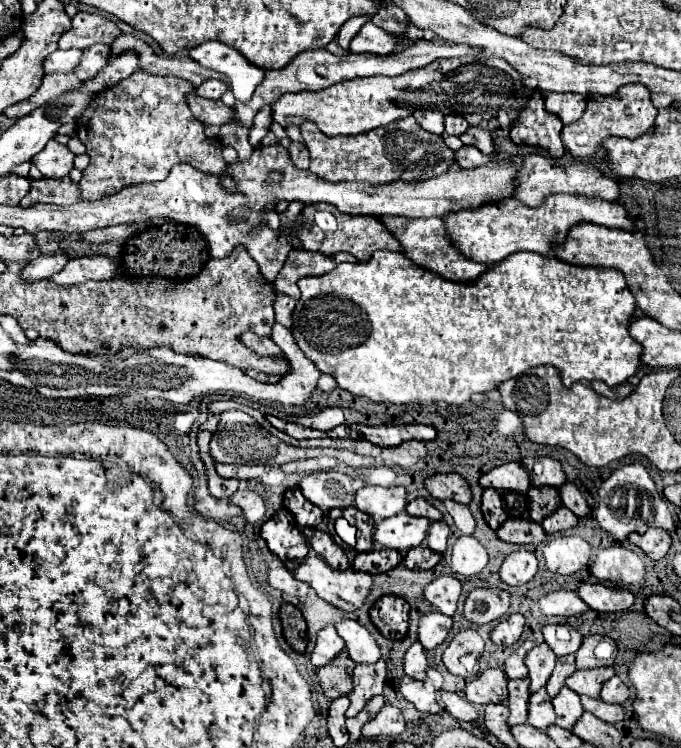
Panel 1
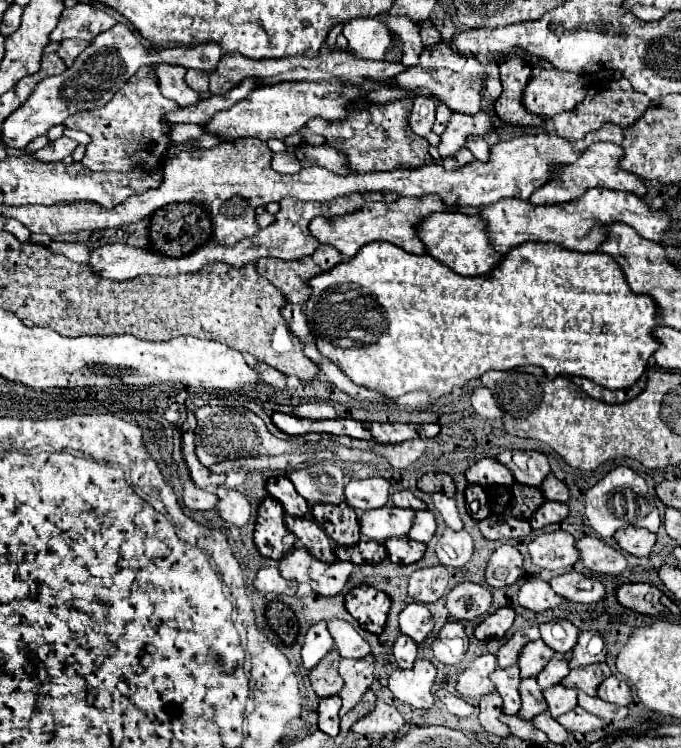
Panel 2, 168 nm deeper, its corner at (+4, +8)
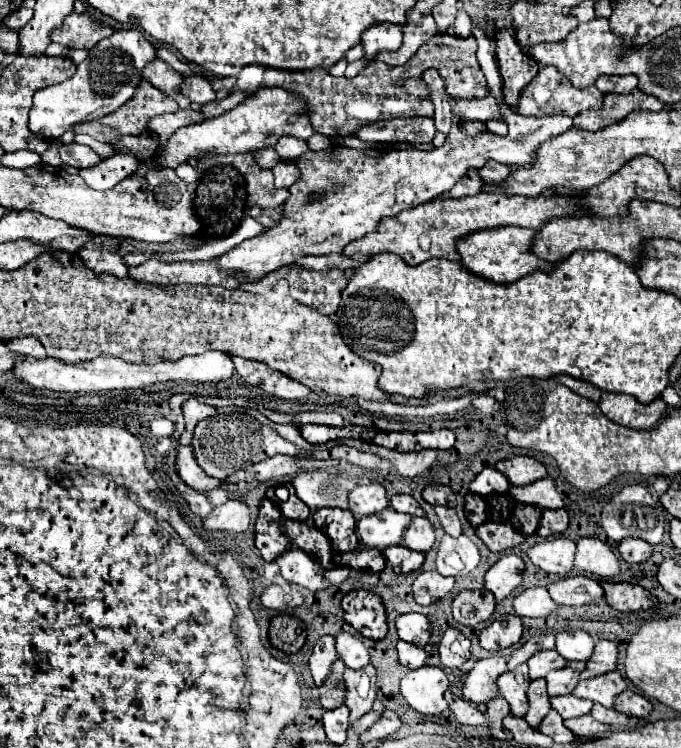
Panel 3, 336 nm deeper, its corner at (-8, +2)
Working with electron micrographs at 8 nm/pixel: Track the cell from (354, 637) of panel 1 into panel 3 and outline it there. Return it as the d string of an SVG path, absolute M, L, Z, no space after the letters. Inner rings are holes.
M346 632L336 636L336 652L338 652L340 660L352 670L360 670L370 662L370 656L368 656L368 650L364 648L364 644Z

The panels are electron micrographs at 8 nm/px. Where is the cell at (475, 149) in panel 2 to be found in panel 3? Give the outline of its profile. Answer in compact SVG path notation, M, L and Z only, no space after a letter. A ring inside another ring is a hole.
M488 162L488 166L484 166L478 174L480 174L480 178L482 178L484 182L498 184L498 182L502 182L504 178L508 178L510 168L504 166L504 164L498 164L498 162Z

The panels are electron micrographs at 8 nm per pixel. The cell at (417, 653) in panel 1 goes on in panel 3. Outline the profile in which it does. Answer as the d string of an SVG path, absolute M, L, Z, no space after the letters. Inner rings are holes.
M398 640L398 656L400 656L400 664L410 668L410 670L416 670L416 668L422 668L424 666L424 660L426 660L426 652L418 646L412 646L408 642L402 642Z

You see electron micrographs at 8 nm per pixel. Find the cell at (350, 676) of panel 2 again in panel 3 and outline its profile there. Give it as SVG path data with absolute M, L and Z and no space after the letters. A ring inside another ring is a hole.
M346 670L344 672L344 684L346 684L346 700L344 704L350 710L350 722L358 720L366 712L372 710L372 702L376 698L372 678L364 678L364 670Z

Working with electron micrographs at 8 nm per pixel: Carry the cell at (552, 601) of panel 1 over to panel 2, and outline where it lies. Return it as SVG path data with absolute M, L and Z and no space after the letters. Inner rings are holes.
M526 580L520 586L520 594L518 594L518 602L534 612L542 612L542 610L550 610L550 608L558 608L560 604L566 602L564 596L556 594L552 590L552 586L544 580Z

